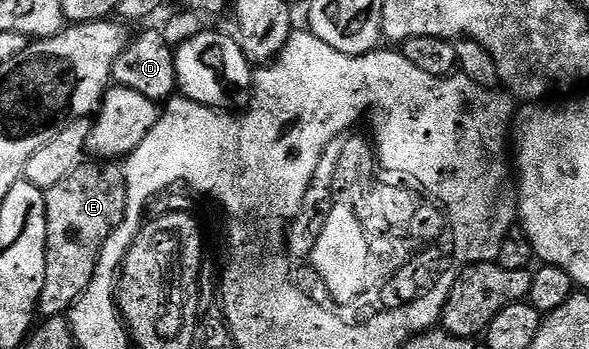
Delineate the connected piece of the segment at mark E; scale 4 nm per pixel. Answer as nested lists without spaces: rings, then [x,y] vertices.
[[[87,160],[73,168],[65,180],[43,195],[47,217],[45,288],[41,288],[38,313],[43,318],[62,318],[89,288],[105,240],[121,224],[127,207],[127,181],[123,166],[114,161]]]

